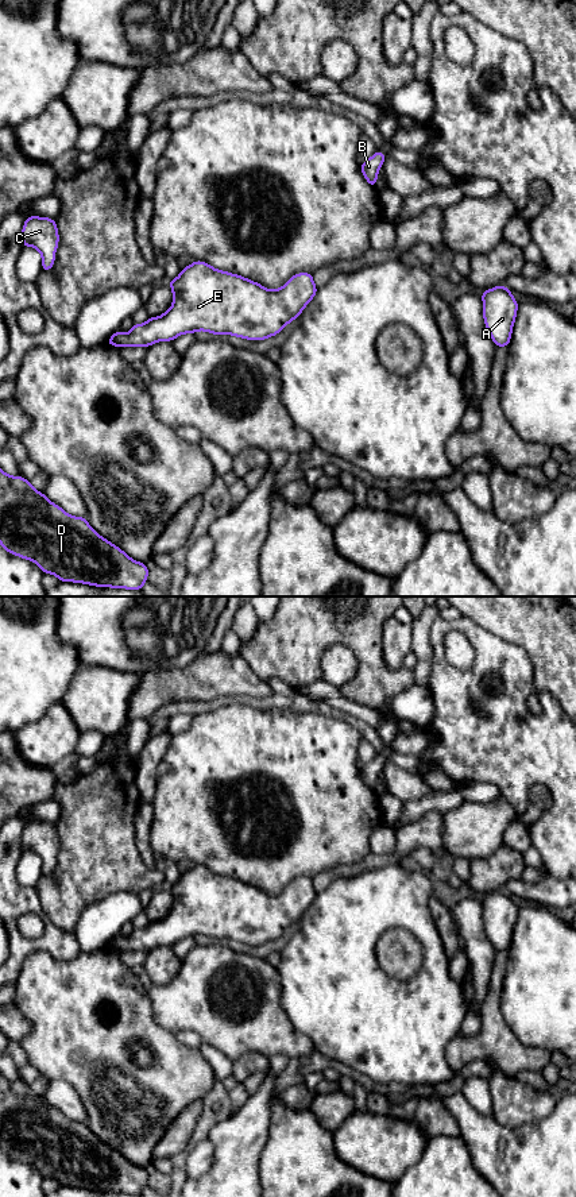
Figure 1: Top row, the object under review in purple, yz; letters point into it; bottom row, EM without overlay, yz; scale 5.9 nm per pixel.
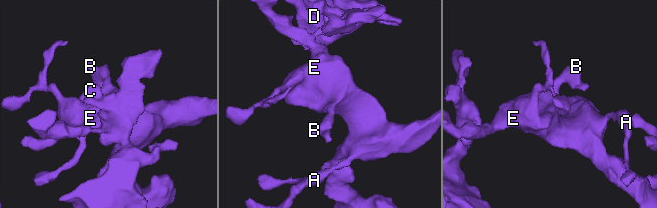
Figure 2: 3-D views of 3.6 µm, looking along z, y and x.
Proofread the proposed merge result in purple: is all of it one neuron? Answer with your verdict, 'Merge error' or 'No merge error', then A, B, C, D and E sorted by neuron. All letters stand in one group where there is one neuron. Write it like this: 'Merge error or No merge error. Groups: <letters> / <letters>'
Merge error. Groups: A B E / C D

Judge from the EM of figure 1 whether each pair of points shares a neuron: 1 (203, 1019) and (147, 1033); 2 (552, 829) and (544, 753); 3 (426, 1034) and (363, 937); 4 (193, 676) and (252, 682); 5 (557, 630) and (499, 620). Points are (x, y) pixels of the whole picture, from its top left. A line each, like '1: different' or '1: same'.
1: different
2: same
3: same
4: same
5: same

